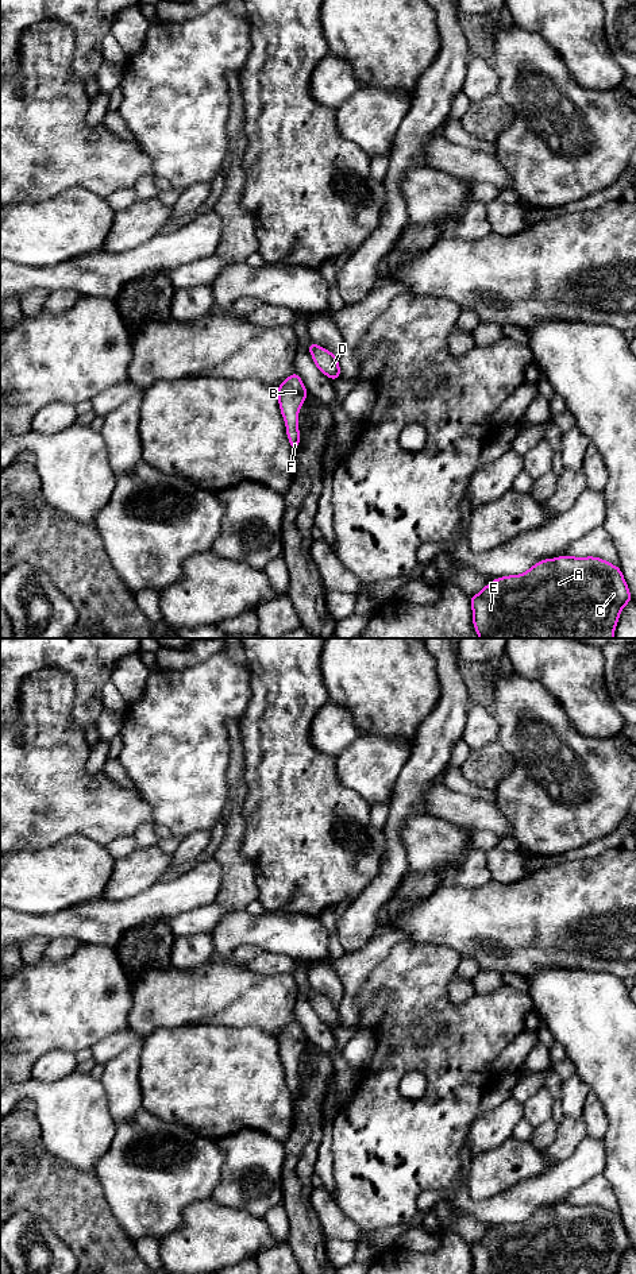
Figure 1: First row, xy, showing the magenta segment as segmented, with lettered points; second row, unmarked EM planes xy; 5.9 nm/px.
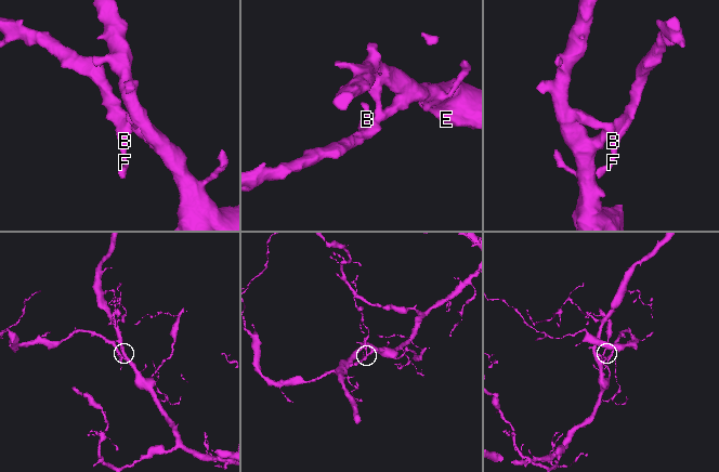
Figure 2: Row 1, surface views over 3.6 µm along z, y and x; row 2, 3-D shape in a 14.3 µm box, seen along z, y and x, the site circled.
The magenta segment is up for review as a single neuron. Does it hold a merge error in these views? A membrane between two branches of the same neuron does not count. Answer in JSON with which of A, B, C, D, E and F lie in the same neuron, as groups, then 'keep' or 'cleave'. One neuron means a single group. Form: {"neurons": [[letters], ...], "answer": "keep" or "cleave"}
{"neurons": [["A", "B", "C", "D", "E", "F"]], "answer": "keep"}

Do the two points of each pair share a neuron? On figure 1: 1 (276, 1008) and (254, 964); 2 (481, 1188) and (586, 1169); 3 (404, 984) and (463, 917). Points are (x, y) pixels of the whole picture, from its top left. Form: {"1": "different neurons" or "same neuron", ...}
{"1": "different neurons", "2": "different neurons", "3": "different neurons"}

